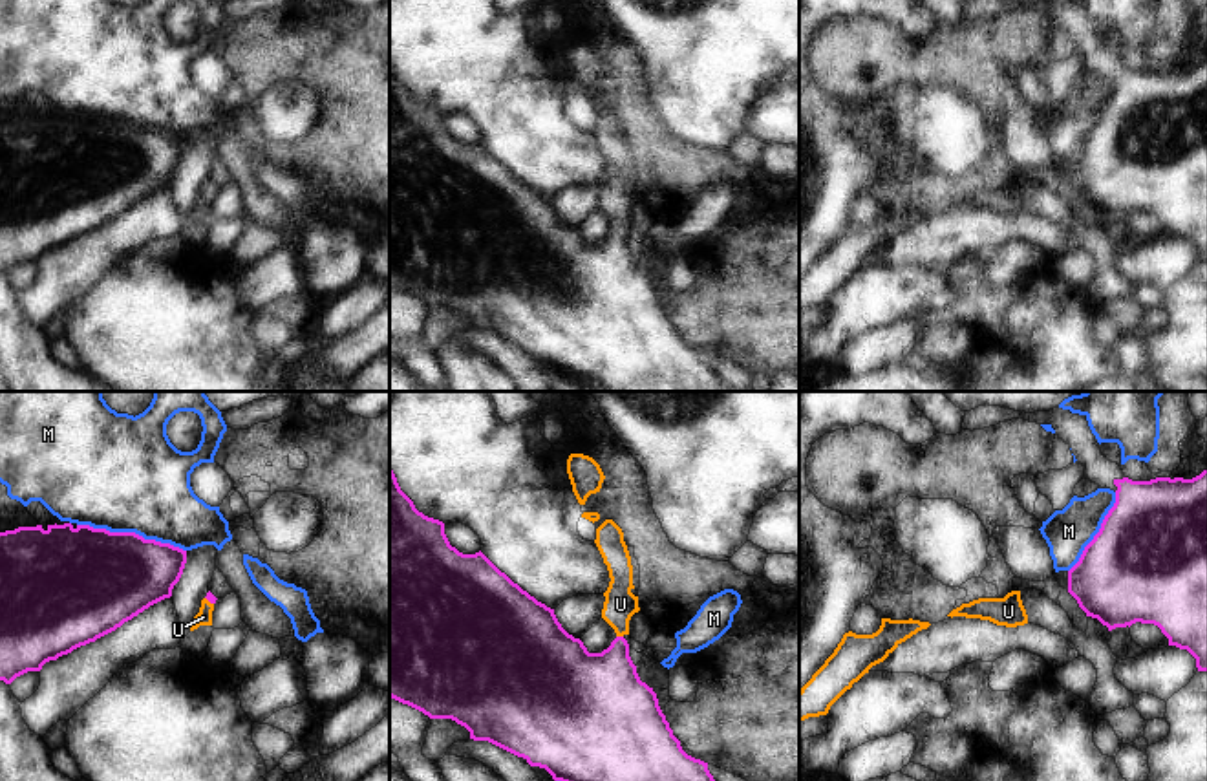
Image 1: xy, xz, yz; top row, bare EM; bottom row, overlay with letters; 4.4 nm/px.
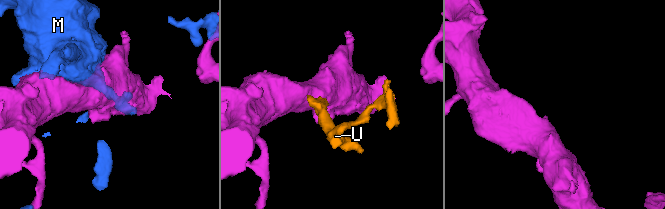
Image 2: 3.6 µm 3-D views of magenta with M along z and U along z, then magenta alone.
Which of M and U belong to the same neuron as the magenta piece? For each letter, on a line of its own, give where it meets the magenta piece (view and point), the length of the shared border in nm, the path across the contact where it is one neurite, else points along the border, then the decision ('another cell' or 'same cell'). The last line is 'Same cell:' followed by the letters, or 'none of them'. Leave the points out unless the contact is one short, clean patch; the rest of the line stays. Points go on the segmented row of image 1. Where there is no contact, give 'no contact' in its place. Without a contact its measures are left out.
M: xy (132, 533) | 500 nm | another cell
U: xz (620, 637) | 30 nm | across xz (602, 690), (611, 675), (620, 637), (620, 604) | same cell
Same cell: U

